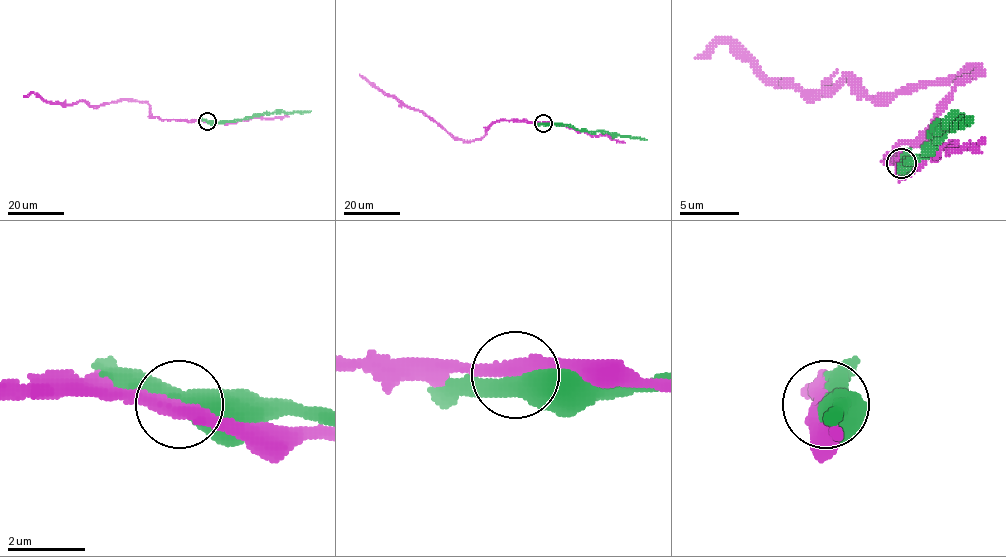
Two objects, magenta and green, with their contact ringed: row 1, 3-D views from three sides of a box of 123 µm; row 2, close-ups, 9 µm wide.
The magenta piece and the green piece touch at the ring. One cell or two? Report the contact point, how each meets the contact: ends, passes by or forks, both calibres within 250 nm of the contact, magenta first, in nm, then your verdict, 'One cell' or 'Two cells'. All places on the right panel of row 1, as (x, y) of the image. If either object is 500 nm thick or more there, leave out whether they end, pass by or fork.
Place: (901, 163). At the ring magenta passes by. At the ring green passes by. Thickness 320 nm (magenta) against 480 nm. Two cells

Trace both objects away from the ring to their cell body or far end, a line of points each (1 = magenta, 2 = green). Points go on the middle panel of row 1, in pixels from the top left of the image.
1: (543, 123), (497, 120), (483, 137), (471, 141), (455, 139), (420, 111), (386, 95), (360, 74)
2: (543, 123), (571, 125), (582, 131), (605, 131), (647, 140)

